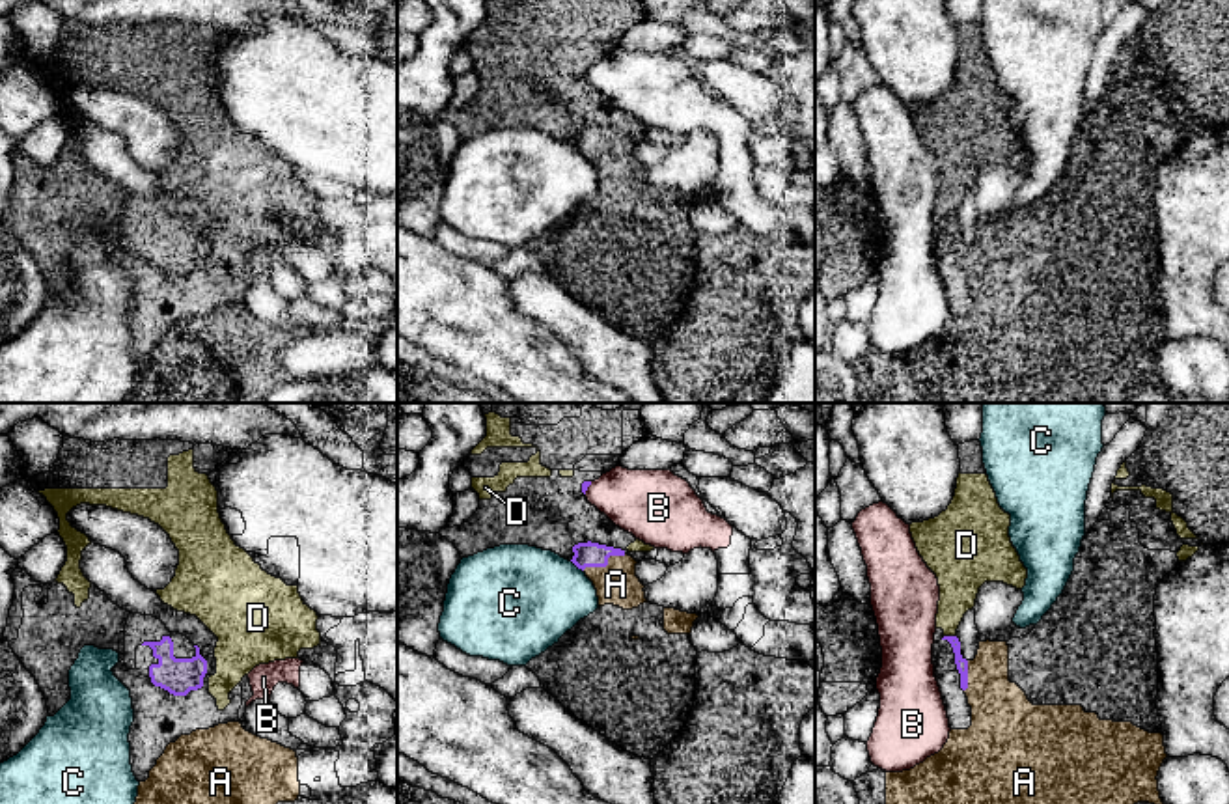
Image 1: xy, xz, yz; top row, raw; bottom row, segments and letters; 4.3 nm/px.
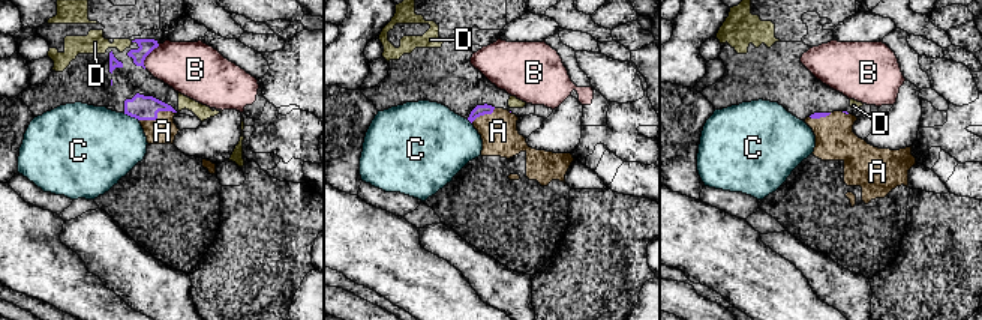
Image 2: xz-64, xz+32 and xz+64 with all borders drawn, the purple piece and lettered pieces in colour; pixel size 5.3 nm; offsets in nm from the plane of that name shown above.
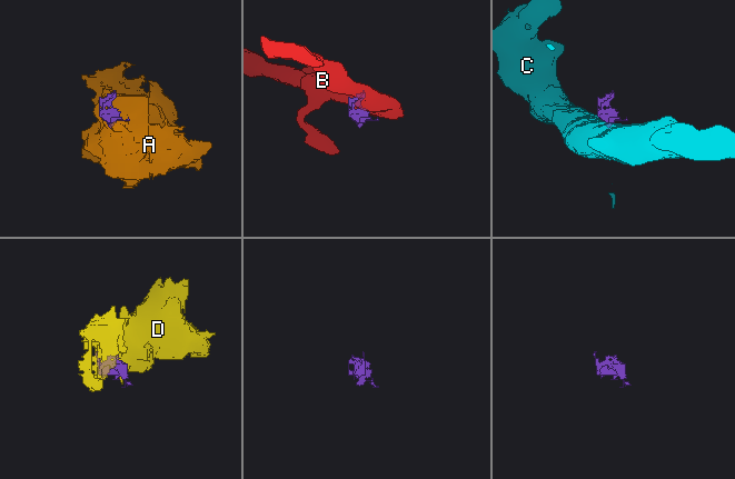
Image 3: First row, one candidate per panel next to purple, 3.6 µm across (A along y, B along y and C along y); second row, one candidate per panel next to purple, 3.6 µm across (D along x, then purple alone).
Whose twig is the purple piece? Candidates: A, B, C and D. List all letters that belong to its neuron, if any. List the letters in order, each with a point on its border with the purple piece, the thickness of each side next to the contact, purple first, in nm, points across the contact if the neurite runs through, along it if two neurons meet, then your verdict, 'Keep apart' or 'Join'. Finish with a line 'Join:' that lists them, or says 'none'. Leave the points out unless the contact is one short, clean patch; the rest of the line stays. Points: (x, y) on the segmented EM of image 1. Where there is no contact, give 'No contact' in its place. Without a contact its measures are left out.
A: Touches purple at xz (605, 566). Thickness 110 nm (purple) against 180 nm. Path across: xz (586, 554), (605, 566), (614, 575), (616, 584). Join
B: Touches purple at xz (588, 485). Thickness 30 nm (purple) against 280 nm. Boundary: xz (592, 482), (584, 493). Keep apart
C: Touches purple at xz (577, 566). Thickness 110 nm (purple) against 440 nm. Boundary: xz (571, 560), (582, 571). Keep apart
D: Touches purple at yz (950, 637). Thickness 50 nm (purple) against 180 nm. Boundary: yz (944, 635), (955, 637). Keep apart
Join: A

